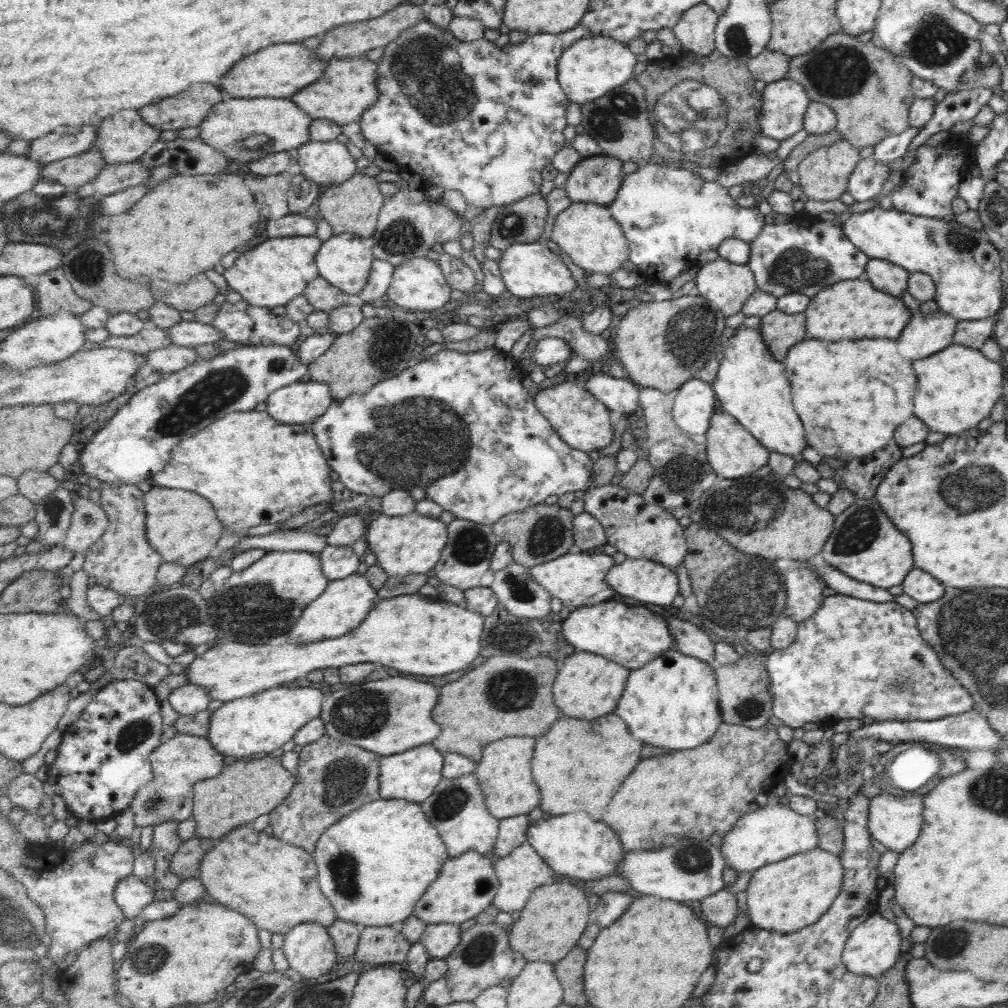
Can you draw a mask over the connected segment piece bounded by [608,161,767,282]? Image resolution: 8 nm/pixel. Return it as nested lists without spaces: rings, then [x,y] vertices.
[[[654,163],[627,175],[622,185],[619,198],[608,206],[619,220],[631,243],[630,260],[637,271],[649,280],[660,282],[678,278],[684,270],[700,264],[700,254],[706,250],[716,250],[722,241],[728,238],[752,243],[763,233],[765,215],[757,208],[742,208],[728,196],[728,190],[718,181],[704,182],[702,177],[688,168],[678,168],[674,163]]]

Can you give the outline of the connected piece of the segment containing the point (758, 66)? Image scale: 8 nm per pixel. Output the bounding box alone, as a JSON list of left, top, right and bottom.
[745,48,789,83]

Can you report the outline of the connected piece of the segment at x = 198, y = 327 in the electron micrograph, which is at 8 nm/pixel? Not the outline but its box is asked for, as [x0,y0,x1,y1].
[168,321,225,349]

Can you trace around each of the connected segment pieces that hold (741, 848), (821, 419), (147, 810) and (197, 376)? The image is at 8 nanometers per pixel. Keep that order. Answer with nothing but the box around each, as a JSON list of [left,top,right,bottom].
[[719,800,818,872],[783,335,916,464],[131,733,226,829],[80,345,310,485]]

